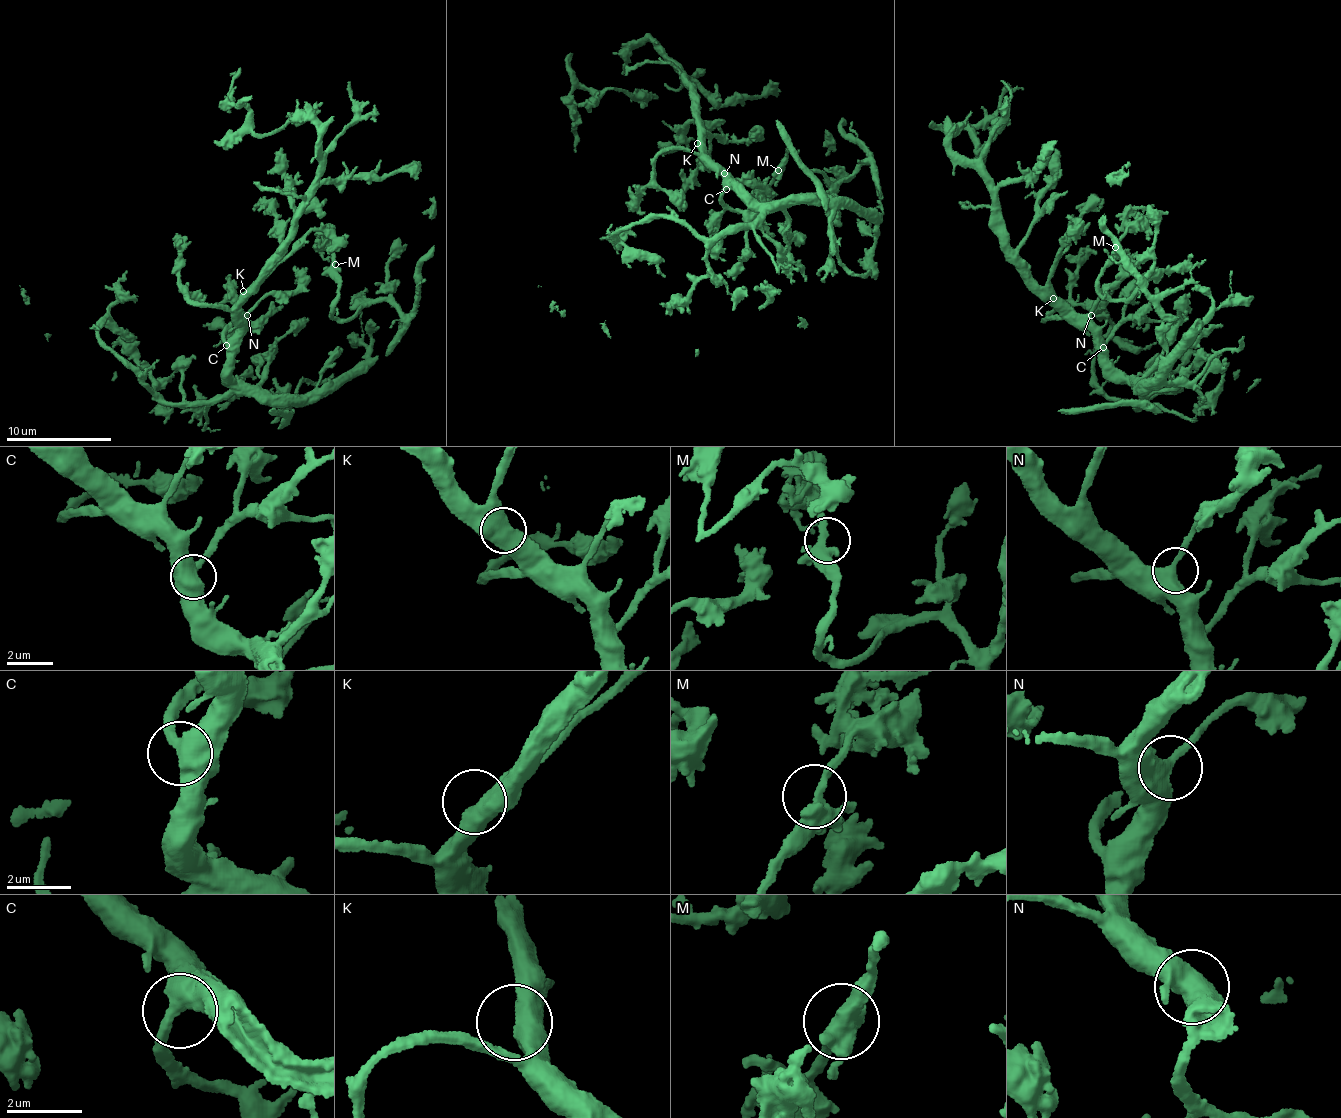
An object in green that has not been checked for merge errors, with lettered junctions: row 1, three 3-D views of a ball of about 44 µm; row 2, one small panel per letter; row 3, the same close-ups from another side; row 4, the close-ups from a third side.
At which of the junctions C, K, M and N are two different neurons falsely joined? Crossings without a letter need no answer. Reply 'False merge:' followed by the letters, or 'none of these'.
False merge: none of these

